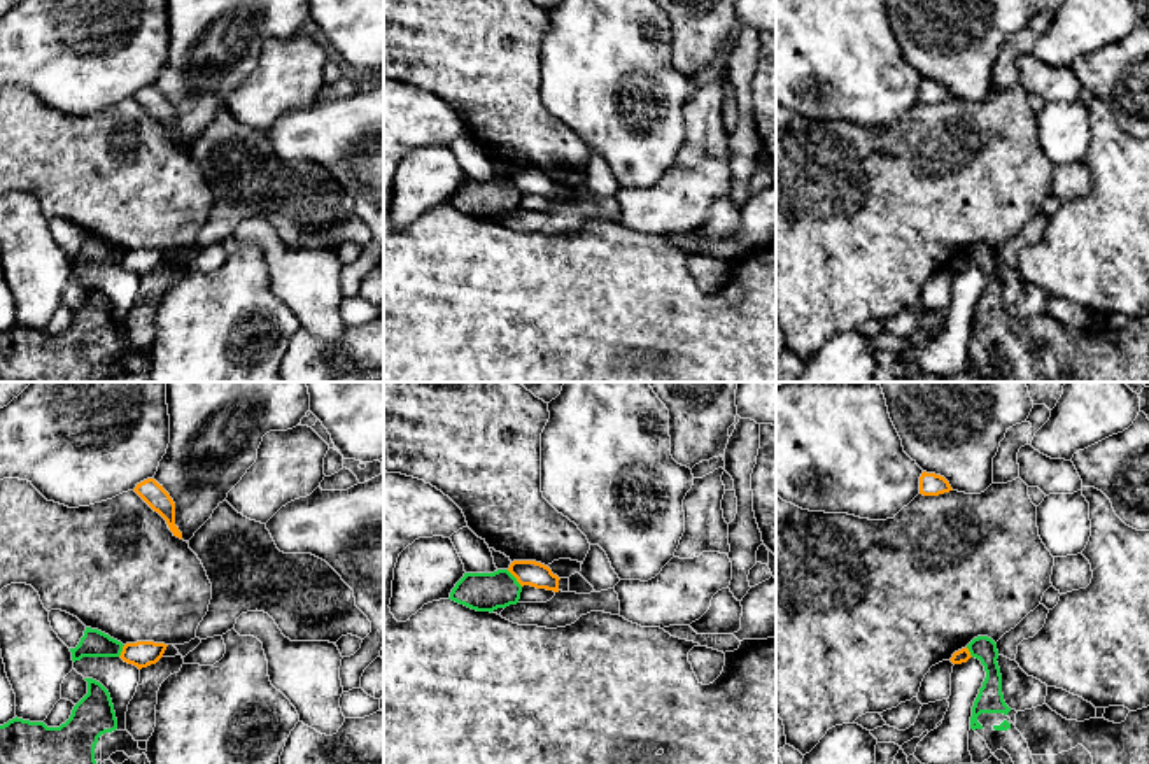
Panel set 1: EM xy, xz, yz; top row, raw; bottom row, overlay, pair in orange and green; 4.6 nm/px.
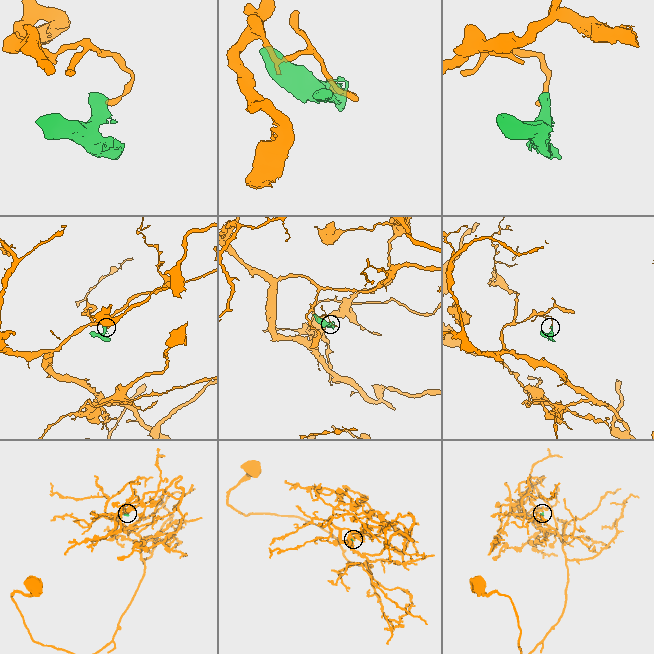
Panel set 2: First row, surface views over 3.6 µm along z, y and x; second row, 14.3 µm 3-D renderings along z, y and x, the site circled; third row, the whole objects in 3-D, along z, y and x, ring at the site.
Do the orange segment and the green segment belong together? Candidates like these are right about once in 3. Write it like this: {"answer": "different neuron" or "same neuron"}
{"answer": "different neuron"}

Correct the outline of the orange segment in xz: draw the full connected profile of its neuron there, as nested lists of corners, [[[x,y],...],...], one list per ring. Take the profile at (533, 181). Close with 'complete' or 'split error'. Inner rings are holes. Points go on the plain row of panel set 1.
[[[513,168],[508,179],[524,193],[559,200],[559,184],[552,177],[536,168]]]; complete

